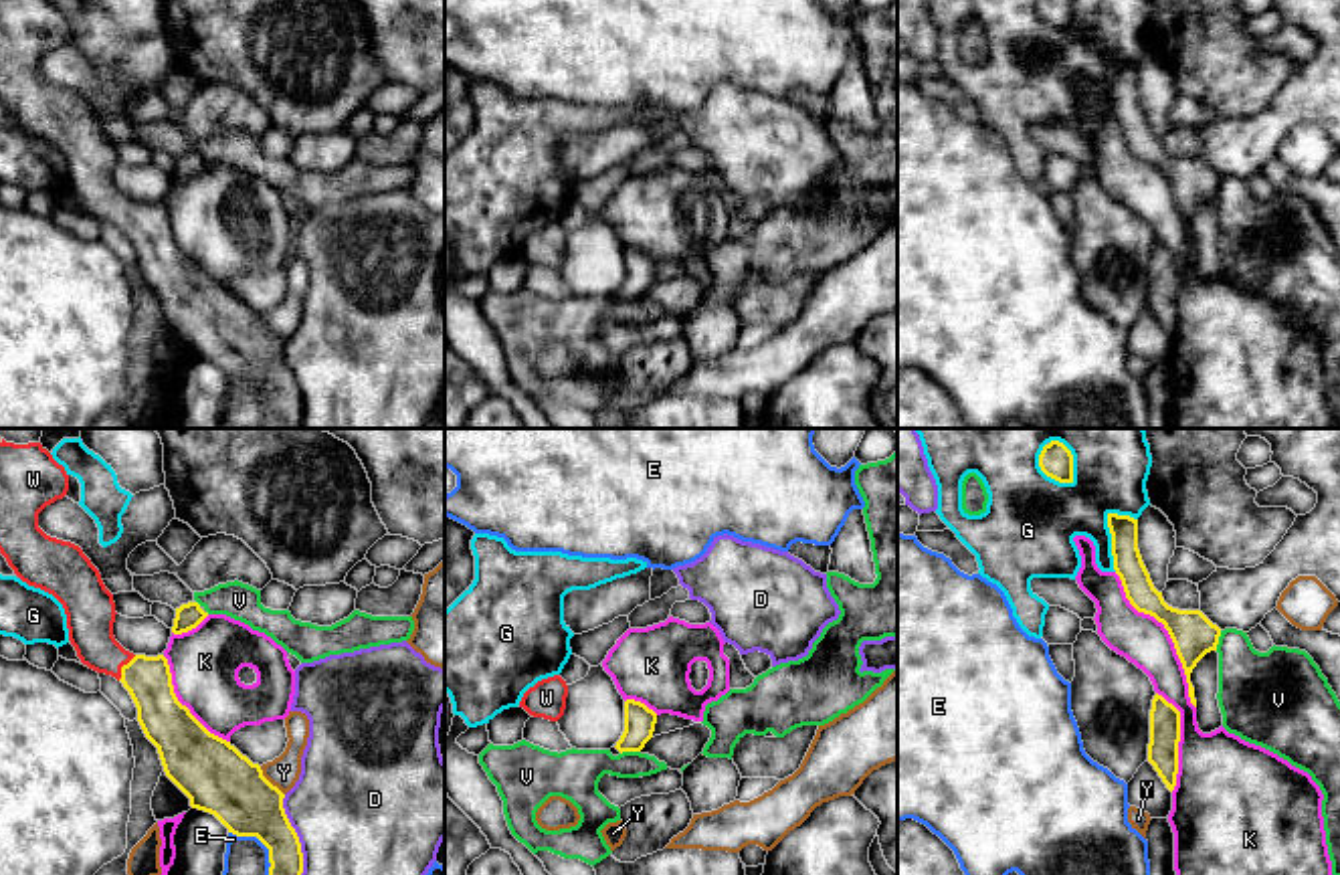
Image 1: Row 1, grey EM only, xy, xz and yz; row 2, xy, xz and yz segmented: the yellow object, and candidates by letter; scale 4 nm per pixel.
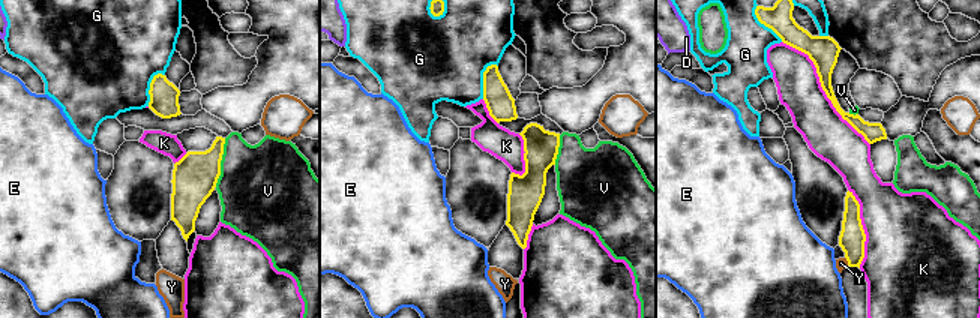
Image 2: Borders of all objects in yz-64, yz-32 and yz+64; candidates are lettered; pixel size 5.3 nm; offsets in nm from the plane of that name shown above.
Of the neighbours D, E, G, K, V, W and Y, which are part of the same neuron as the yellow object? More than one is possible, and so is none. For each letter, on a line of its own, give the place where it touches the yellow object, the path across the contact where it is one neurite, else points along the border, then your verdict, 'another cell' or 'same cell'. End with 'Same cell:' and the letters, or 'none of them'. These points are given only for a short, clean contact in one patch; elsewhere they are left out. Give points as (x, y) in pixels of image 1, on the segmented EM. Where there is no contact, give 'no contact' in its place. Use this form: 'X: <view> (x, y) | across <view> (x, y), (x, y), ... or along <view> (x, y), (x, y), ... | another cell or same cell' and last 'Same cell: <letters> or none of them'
D: xy (296, 835) | another cell
E: xy (261, 841) | another cell
G: yz (1072, 459) | another cell
K: yz (1169, 633) | another cell
V: xz (629, 750) | another cell
W: xy (122, 667) | across xy (148, 679), (122, 667), (91, 637), (91, 613) | same cell
Y: xy (267, 781) | along xy (259, 766), (283, 795) | another cell
Same cell: W

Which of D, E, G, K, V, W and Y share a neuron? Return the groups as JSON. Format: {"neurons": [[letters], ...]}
{"neurons": [["D"], ["E"], ["G"], ["K"], ["V"], ["W"], ["Y"]]}

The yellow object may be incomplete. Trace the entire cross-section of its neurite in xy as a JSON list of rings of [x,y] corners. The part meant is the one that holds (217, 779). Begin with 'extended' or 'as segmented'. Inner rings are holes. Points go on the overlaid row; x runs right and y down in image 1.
extended; [[[0,443],[0,554],[28,586],[53,594],[65,608],[69,641],[83,665],[123,683],[146,738],[158,748],[166,776],[190,798],[190,806],[214,814],[228,833],[257,837],[269,849],[269,875],[301,875],[301,843],[291,827],[283,798],[259,764],[253,764],[230,742],[210,734],[174,693],[172,673],[164,655],[146,657],[125,651],[113,637],[115,602],[99,570],[71,542],[46,536],[38,513],[63,499],[69,475],[40,443]]]

